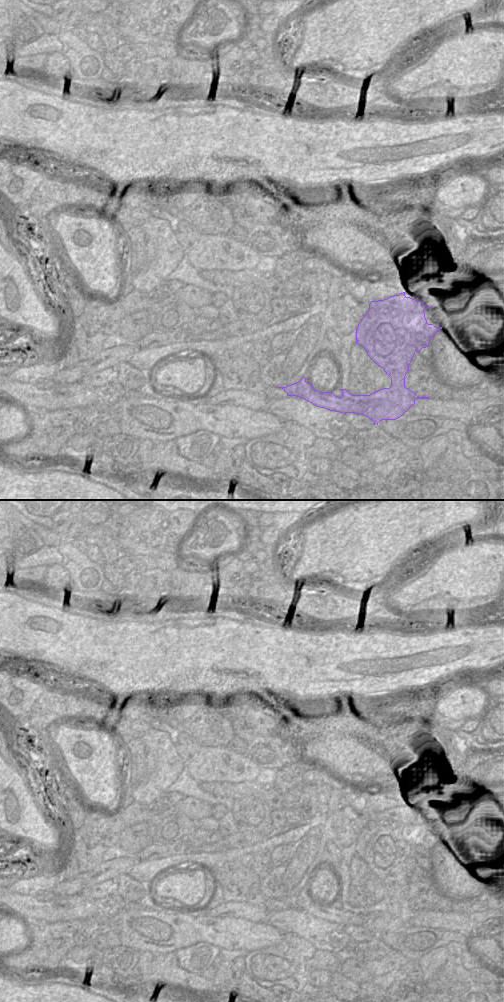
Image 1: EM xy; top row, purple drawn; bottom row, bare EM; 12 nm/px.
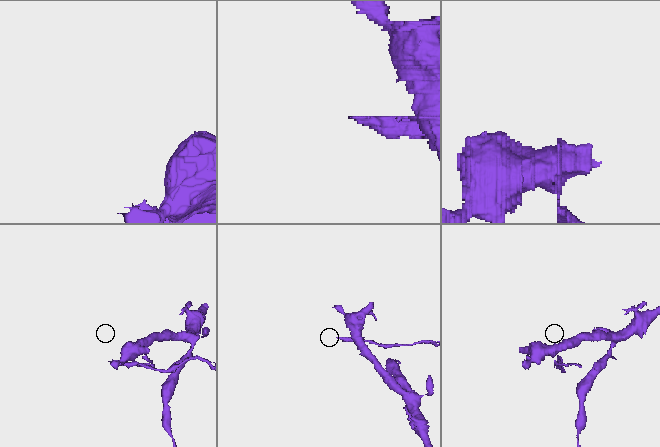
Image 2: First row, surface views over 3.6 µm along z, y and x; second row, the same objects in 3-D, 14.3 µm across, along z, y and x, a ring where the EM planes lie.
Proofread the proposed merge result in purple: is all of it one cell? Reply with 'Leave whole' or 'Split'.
Split

